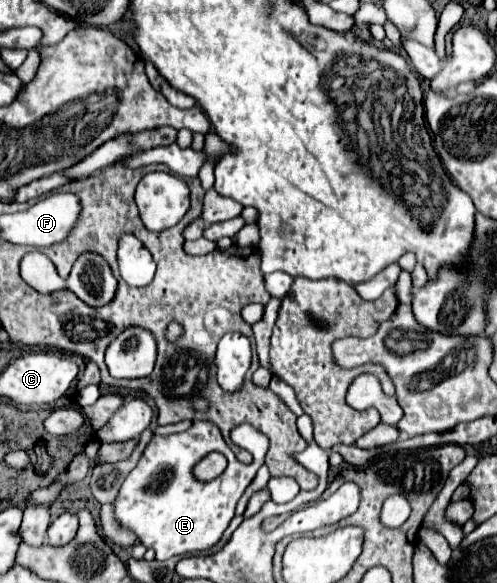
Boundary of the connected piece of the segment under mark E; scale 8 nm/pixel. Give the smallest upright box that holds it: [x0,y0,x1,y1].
[113,420,269,560]

